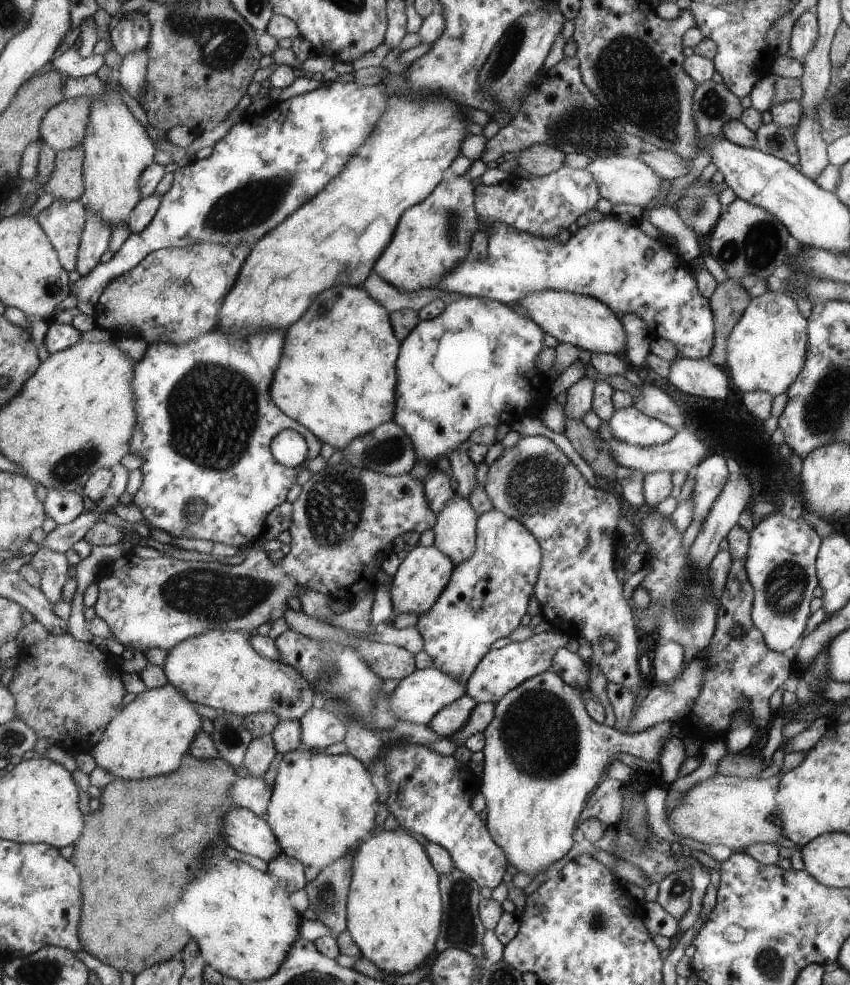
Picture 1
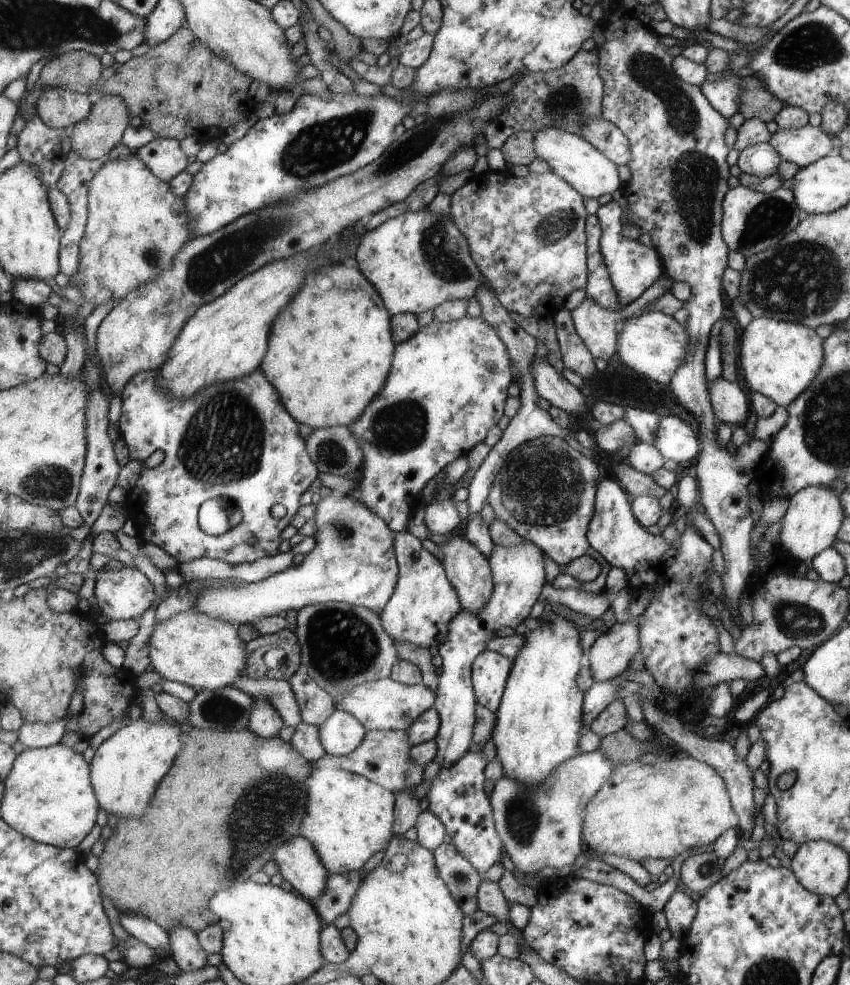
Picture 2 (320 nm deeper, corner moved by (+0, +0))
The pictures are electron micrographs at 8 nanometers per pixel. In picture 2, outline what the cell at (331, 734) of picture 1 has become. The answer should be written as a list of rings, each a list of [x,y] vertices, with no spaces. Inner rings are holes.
[[[339,708],[319,728],[326,752],[337,756],[351,754],[368,733],[356,716]]]

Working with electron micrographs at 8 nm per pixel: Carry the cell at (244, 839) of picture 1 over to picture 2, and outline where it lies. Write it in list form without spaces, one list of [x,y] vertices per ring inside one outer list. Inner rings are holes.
[[[299,835],[279,850],[281,852],[277,852],[273,860],[282,876],[305,898],[318,901],[326,892],[331,872],[312,842]]]

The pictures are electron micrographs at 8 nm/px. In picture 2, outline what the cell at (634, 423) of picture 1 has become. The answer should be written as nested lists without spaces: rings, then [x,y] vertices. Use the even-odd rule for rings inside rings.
[[[677,416],[661,417],[653,435],[656,439],[651,444],[665,460],[685,462],[700,452],[699,436]]]

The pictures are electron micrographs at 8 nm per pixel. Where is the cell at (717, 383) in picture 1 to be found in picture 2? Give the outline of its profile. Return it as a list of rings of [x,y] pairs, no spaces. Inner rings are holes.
[[[719,377],[708,389],[713,412],[720,422],[743,425],[749,412],[749,402],[745,392],[739,388],[739,382],[725,382]]]

